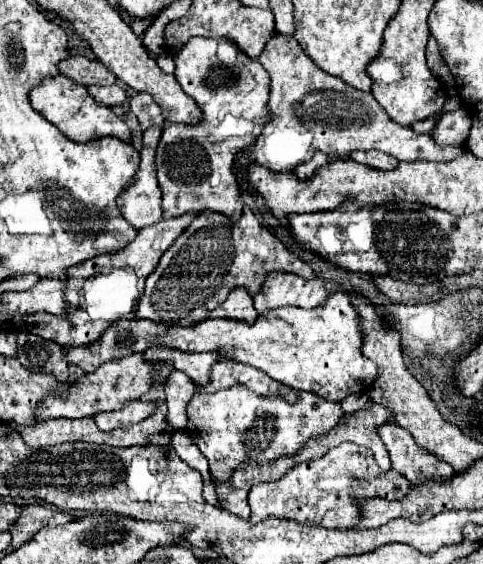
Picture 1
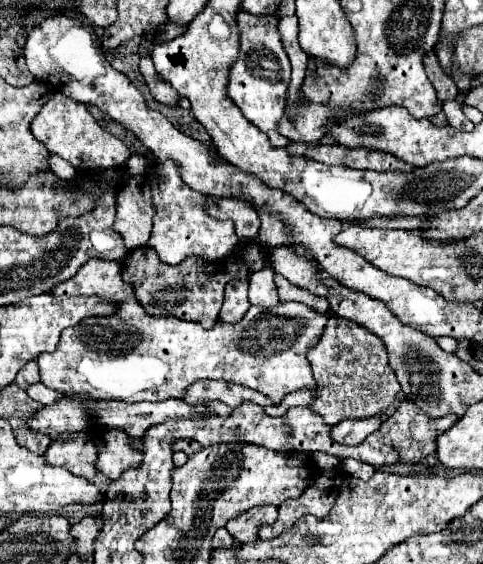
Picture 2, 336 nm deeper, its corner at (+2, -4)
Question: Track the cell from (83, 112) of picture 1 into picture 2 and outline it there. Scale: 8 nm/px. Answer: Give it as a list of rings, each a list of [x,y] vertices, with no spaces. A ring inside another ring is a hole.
[[[55,92],[49,98],[49,102],[41,108],[41,112],[31,122],[31,132],[39,142],[47,146],[51,154],[61,156],[75,170],[123,166],[131,156],[129,148],[119,138],[115,138],[111,132],[107,132],[95,122],[95,118],[91,116],[85,104],[79,104],[69,96],[63,96],[61,92]]]

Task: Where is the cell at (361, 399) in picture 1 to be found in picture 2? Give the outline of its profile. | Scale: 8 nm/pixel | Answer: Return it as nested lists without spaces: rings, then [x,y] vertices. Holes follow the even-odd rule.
[[[297,390],[297,392],[291,392],[289,396],[285,396],[283,402],[277,408],[279,408],[279,414],[285,414],[287,408],[293,408],[293,406],[311,406],[311,404],[313,404],[313,392]]]

